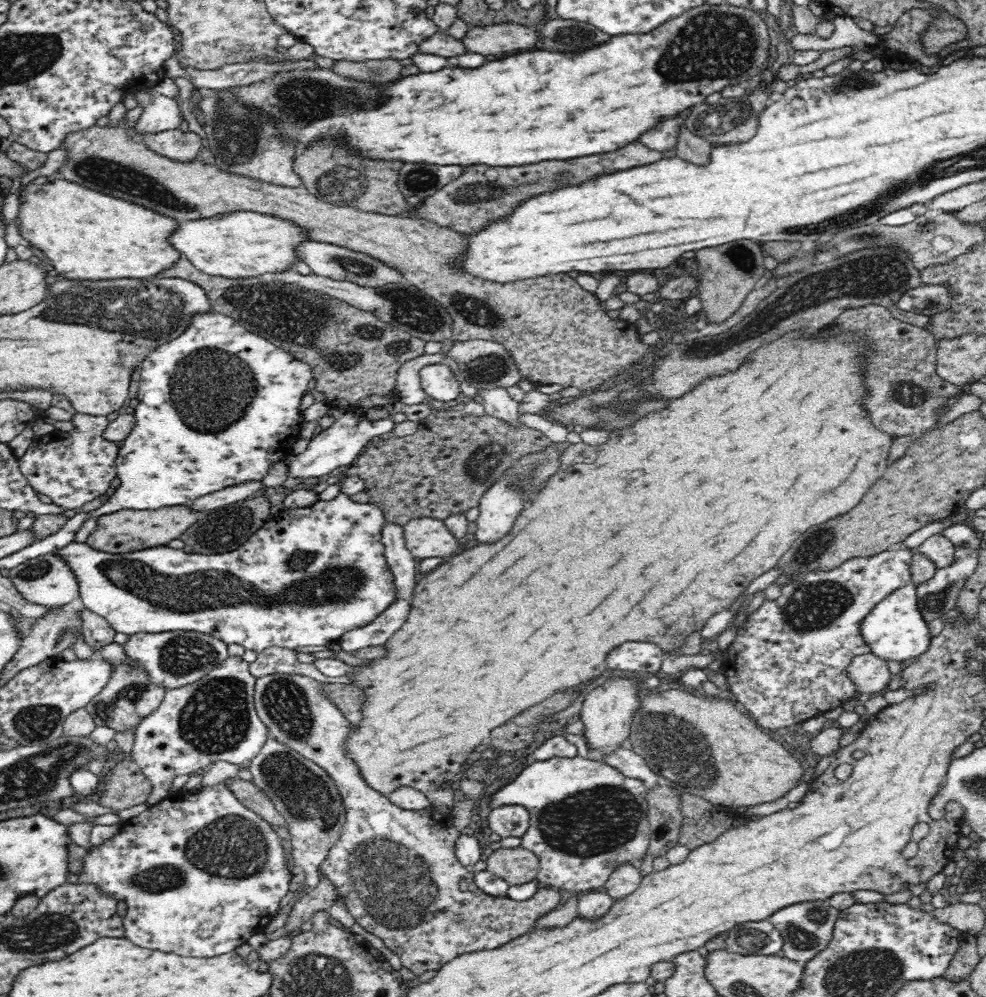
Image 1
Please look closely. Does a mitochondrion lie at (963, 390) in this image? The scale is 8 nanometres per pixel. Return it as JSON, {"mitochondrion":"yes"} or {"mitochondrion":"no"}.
{"mitochondrion":"no"}

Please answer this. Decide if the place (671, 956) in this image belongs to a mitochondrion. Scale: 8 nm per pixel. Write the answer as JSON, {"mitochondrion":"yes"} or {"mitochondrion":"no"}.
{"mitochondrion":"no"}

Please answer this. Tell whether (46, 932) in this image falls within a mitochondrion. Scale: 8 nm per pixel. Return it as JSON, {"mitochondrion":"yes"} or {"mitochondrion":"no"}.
{"mitochondrion":"yes"}

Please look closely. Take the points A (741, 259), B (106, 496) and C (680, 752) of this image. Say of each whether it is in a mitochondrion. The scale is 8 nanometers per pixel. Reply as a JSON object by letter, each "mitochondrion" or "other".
{"A":"mitochondrion","B":"other","C":"mitochondrion"}

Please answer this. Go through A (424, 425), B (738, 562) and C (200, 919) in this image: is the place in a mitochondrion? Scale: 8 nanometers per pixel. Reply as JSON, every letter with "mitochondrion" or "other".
{"A":"other","B":"other","C":"other"}

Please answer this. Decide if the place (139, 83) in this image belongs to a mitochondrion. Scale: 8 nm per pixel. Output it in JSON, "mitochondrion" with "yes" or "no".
{"mitochondrion":"no"}

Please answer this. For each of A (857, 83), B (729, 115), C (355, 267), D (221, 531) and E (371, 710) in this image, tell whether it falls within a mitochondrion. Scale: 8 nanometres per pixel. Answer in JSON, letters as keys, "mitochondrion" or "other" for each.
{"A":"mitochondrion","B":"mitochondrion","C":"mitochondrion","D":"mitochondrion","E":"other"}

